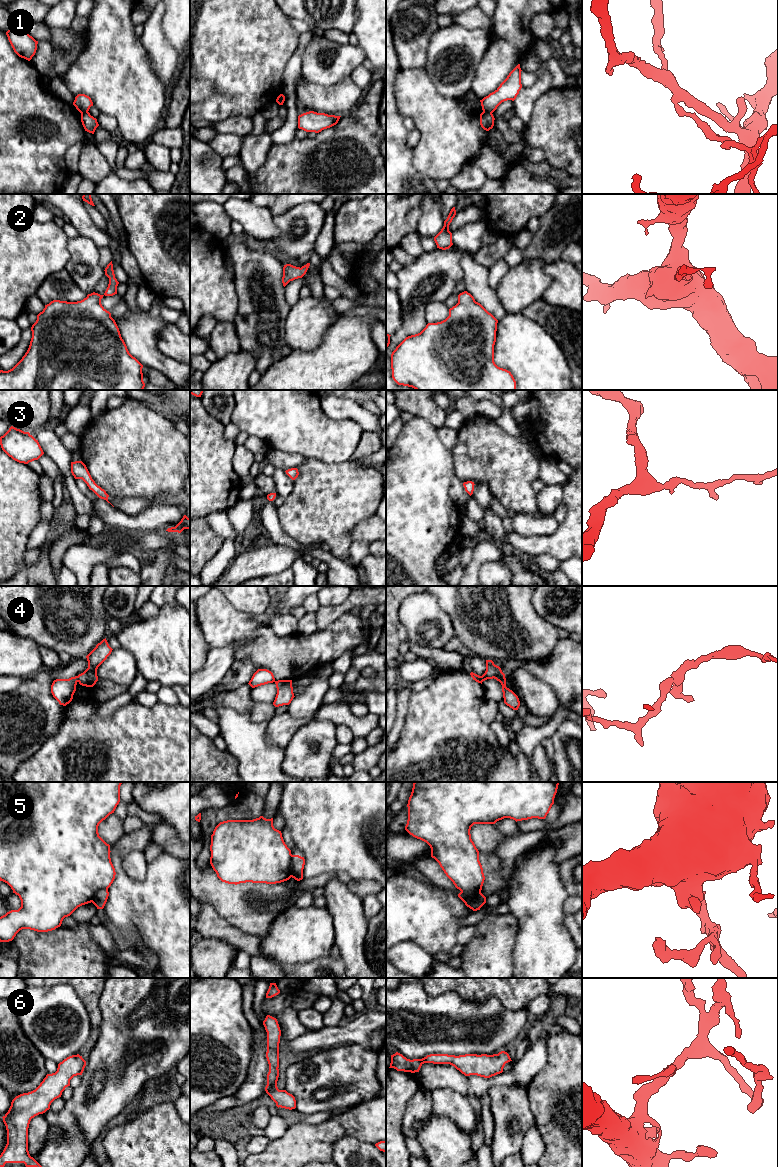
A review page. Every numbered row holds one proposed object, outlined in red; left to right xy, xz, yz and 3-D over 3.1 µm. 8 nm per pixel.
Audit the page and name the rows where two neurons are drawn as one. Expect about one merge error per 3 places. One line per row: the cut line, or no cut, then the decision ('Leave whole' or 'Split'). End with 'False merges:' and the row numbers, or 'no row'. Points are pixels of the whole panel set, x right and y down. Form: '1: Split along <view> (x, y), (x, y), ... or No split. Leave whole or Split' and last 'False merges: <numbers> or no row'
1: Split along yz (483, 110), (491, 113). Split
2: No split. Leave whole
3: No split. Leave whole
4: Split along xy (76, 676), (78, 681). Split
5: Split along xz (291, 854), (290, 876). Split
6: No split. Leave whole
False merges: 1, 4, 5

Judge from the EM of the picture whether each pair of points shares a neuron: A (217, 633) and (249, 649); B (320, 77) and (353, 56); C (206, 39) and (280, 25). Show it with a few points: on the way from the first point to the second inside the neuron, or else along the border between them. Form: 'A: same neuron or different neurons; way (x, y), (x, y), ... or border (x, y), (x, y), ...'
A: same neuron; way (230, 631), (253, 631), (258, 636)
B: same neuron; way (328, 75), (345, 60)
C: same neuron; way (224, 39), (255, 39), (262, 33)

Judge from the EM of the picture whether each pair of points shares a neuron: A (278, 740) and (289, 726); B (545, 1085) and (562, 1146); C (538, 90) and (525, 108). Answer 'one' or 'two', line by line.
A: one
B: one
C: one

